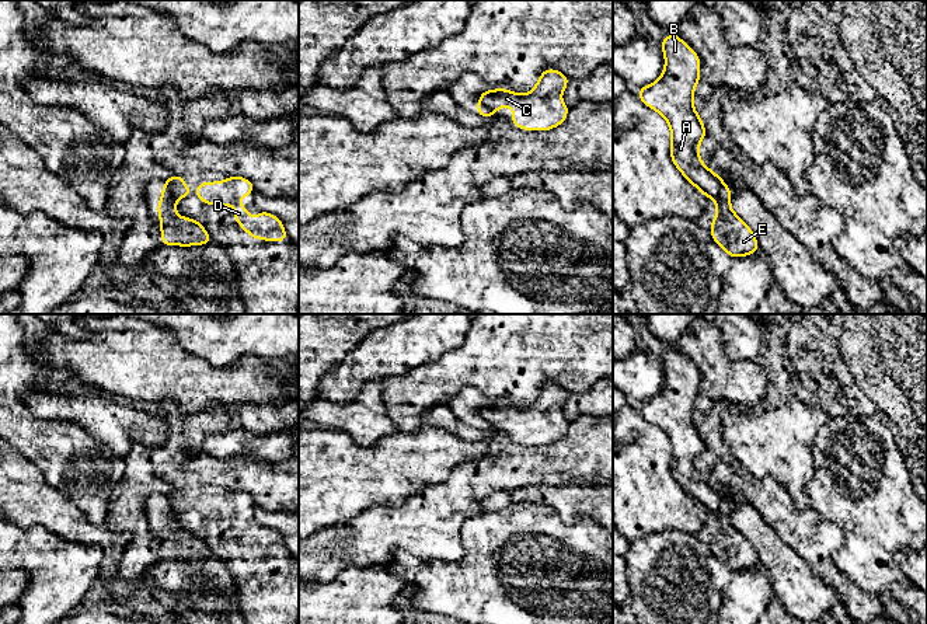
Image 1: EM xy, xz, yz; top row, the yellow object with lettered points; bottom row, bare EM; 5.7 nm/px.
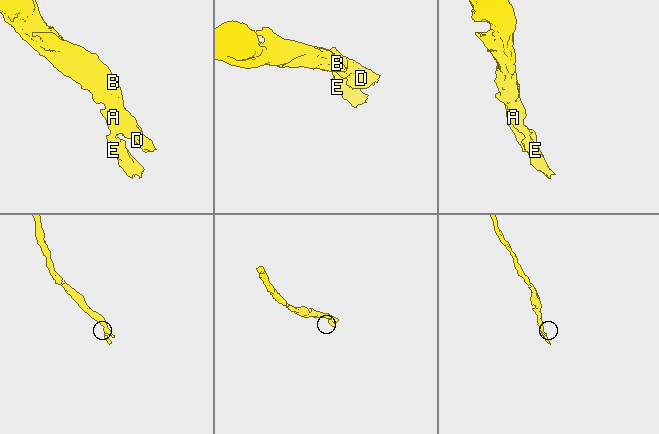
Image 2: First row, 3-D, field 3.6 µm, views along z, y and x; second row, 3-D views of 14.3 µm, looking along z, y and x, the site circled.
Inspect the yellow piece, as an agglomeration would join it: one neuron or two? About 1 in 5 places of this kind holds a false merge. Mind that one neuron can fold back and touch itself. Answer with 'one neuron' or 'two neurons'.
two neurons

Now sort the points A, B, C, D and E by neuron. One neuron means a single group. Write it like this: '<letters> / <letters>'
A B C D / E

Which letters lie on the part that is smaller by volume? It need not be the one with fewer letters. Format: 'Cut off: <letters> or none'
Cut off: E

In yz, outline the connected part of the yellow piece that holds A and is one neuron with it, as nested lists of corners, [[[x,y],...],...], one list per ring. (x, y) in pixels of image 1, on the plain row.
[[[675,345],[661,356],[665,383],[661,393],[640,401],[640,414],[658,425],[672,446],[670,470],[683,491],[705,512],[715,513],[724,495],[698,471],[705,440],[693,421],[694,402],[700,394],[700,372]]]

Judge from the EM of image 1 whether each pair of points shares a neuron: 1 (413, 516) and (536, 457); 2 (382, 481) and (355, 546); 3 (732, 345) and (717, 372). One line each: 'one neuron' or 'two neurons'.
1: one neuron
2: two neurons
3: two neurons

